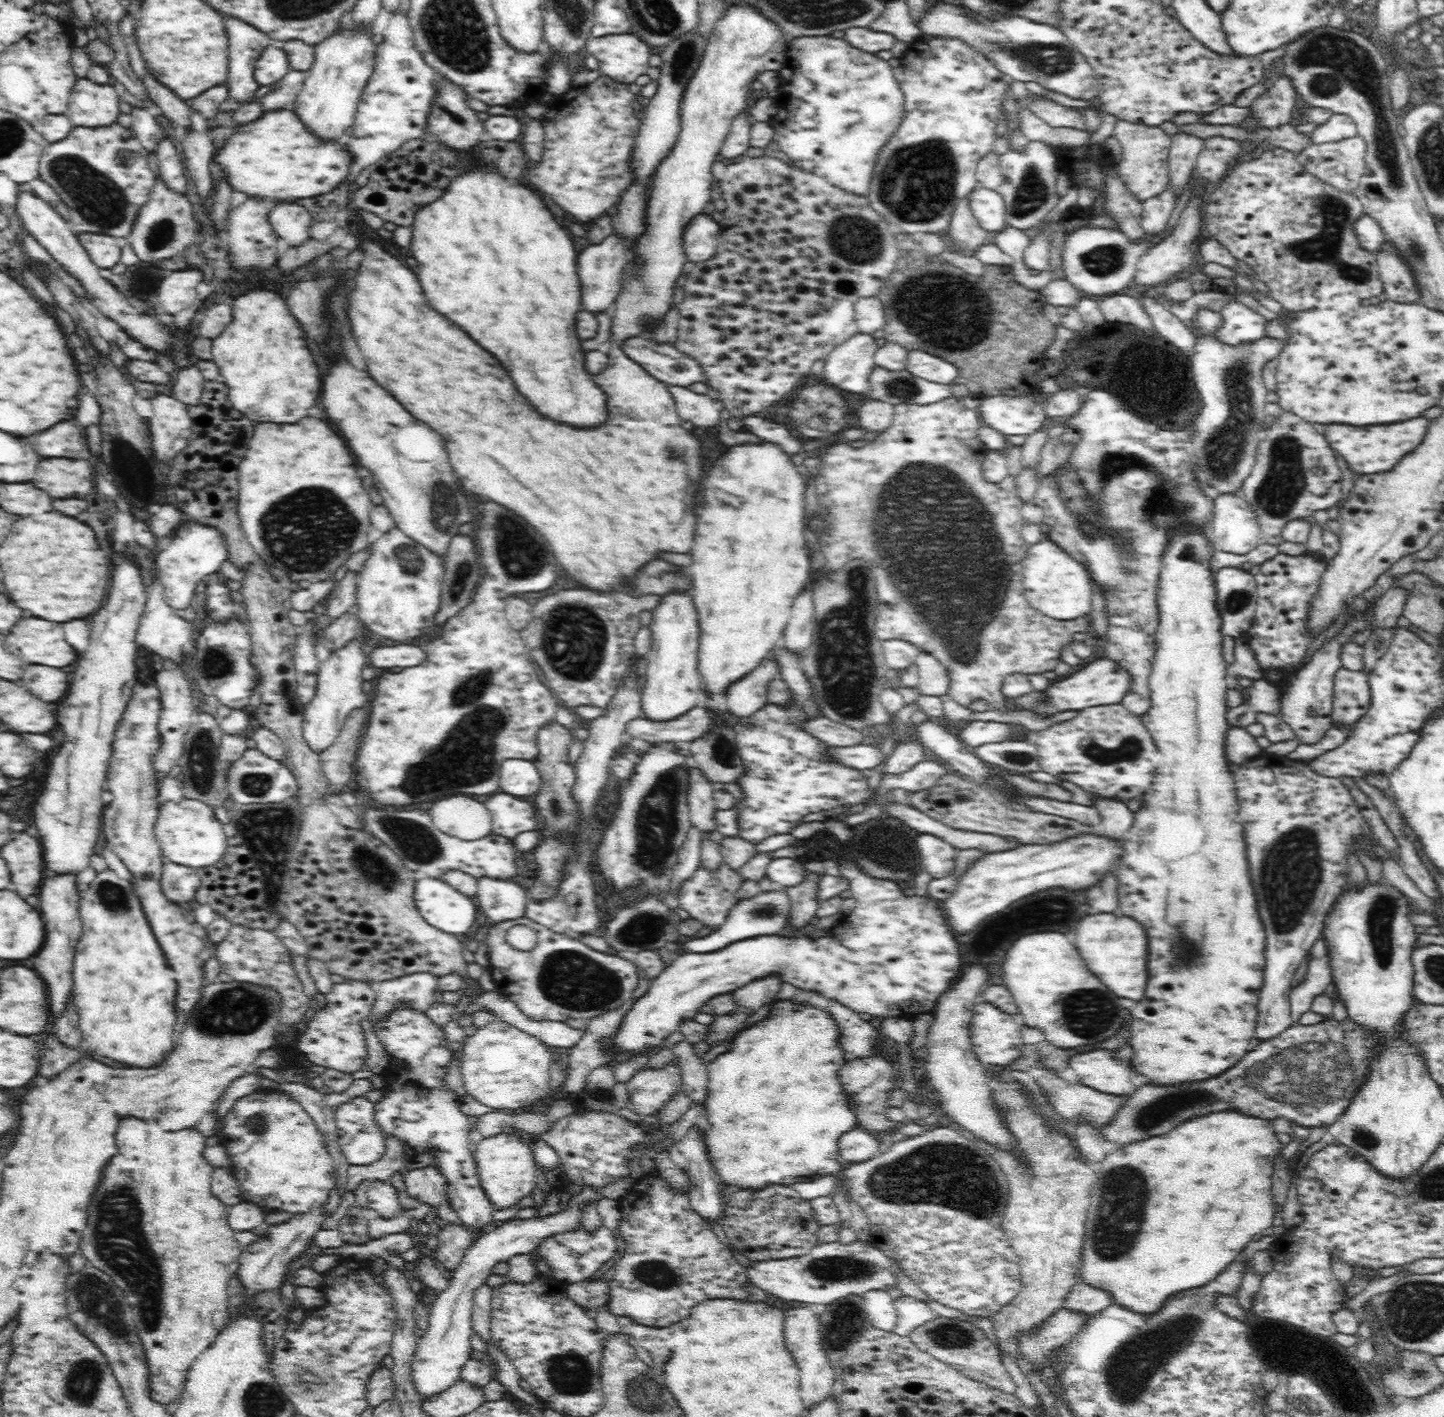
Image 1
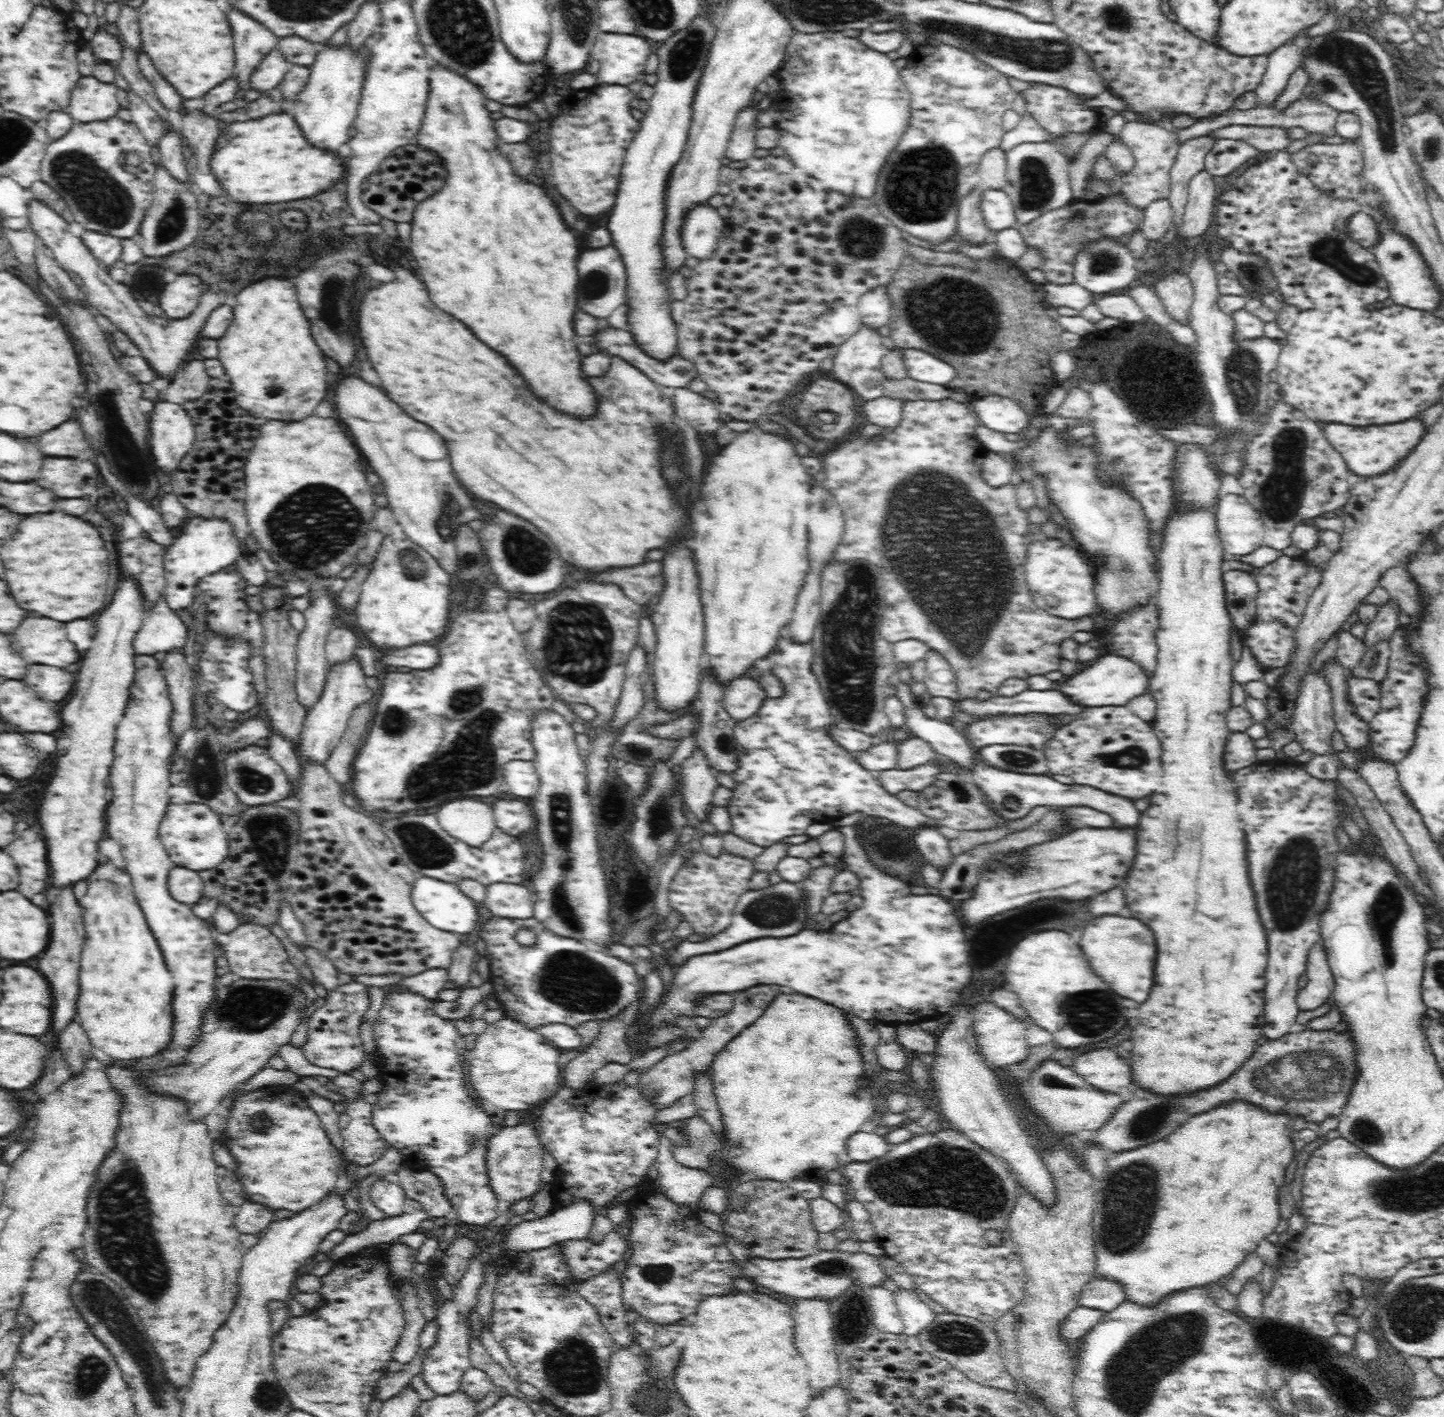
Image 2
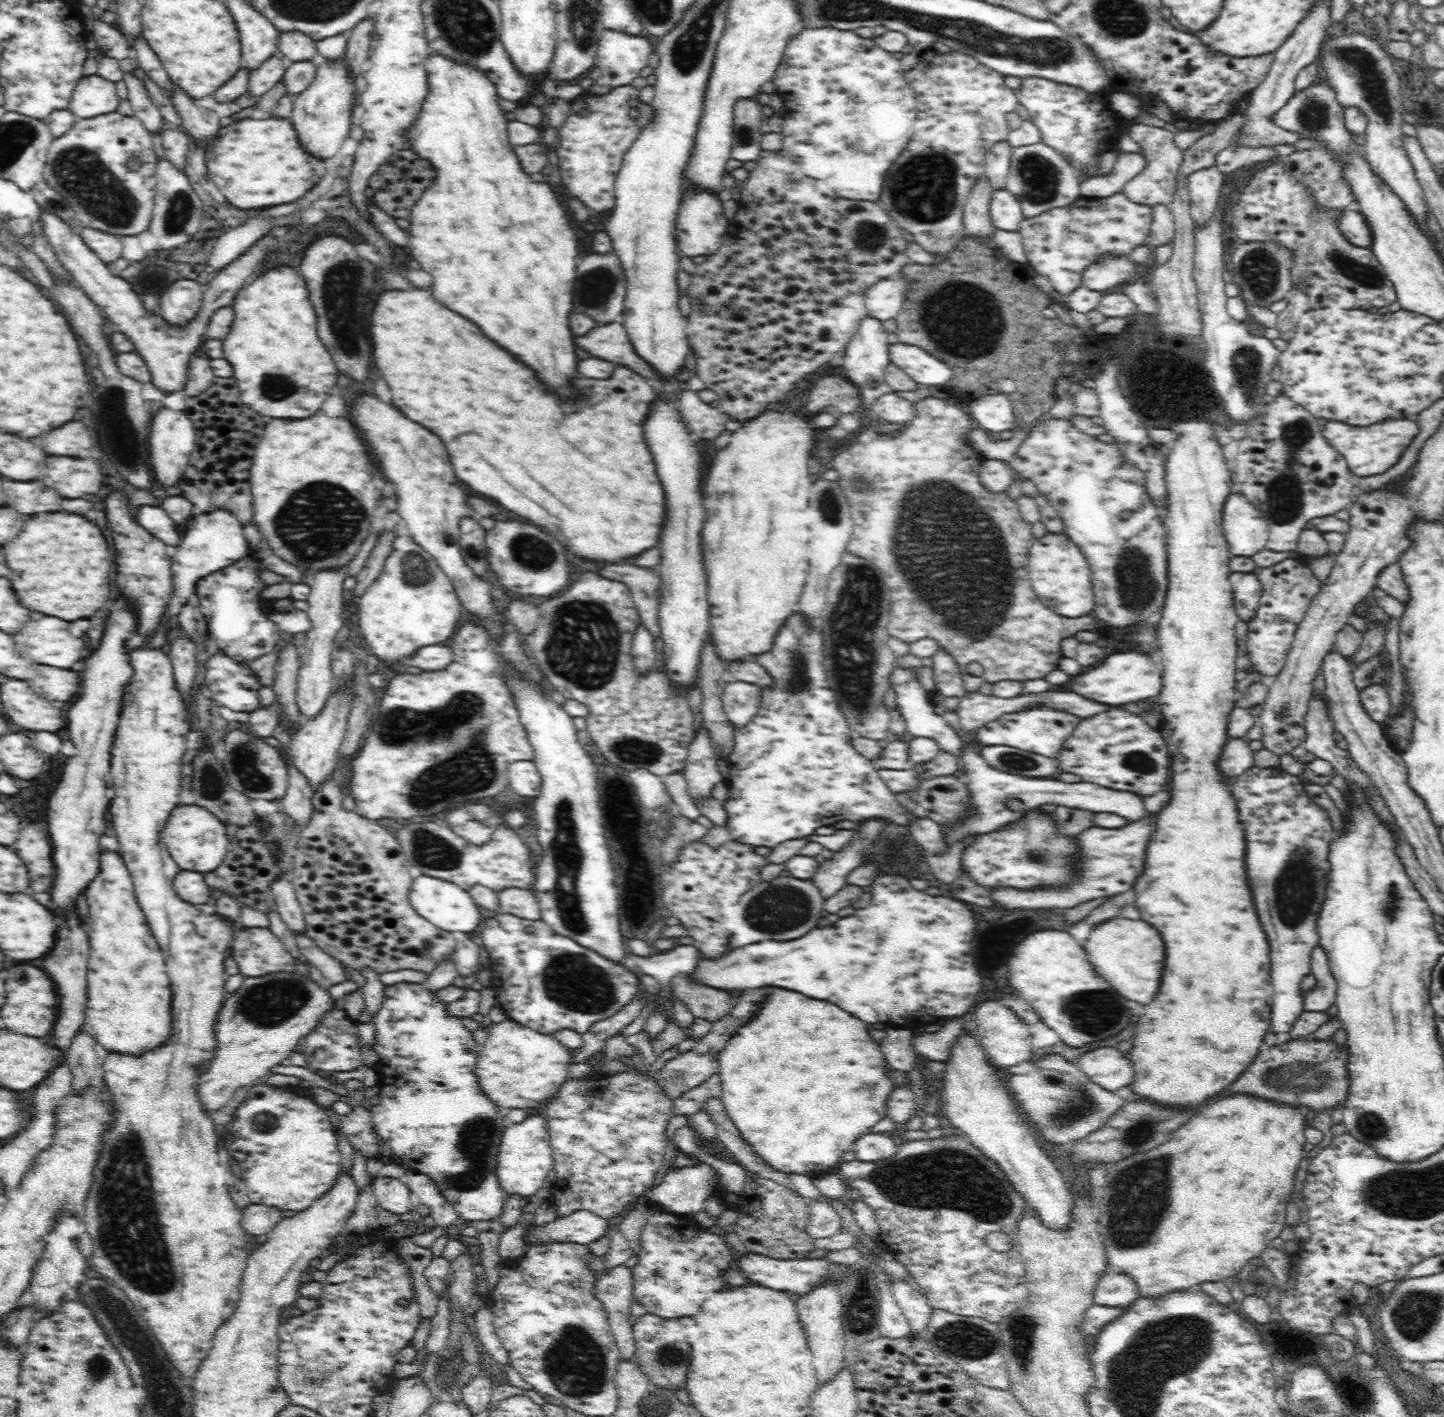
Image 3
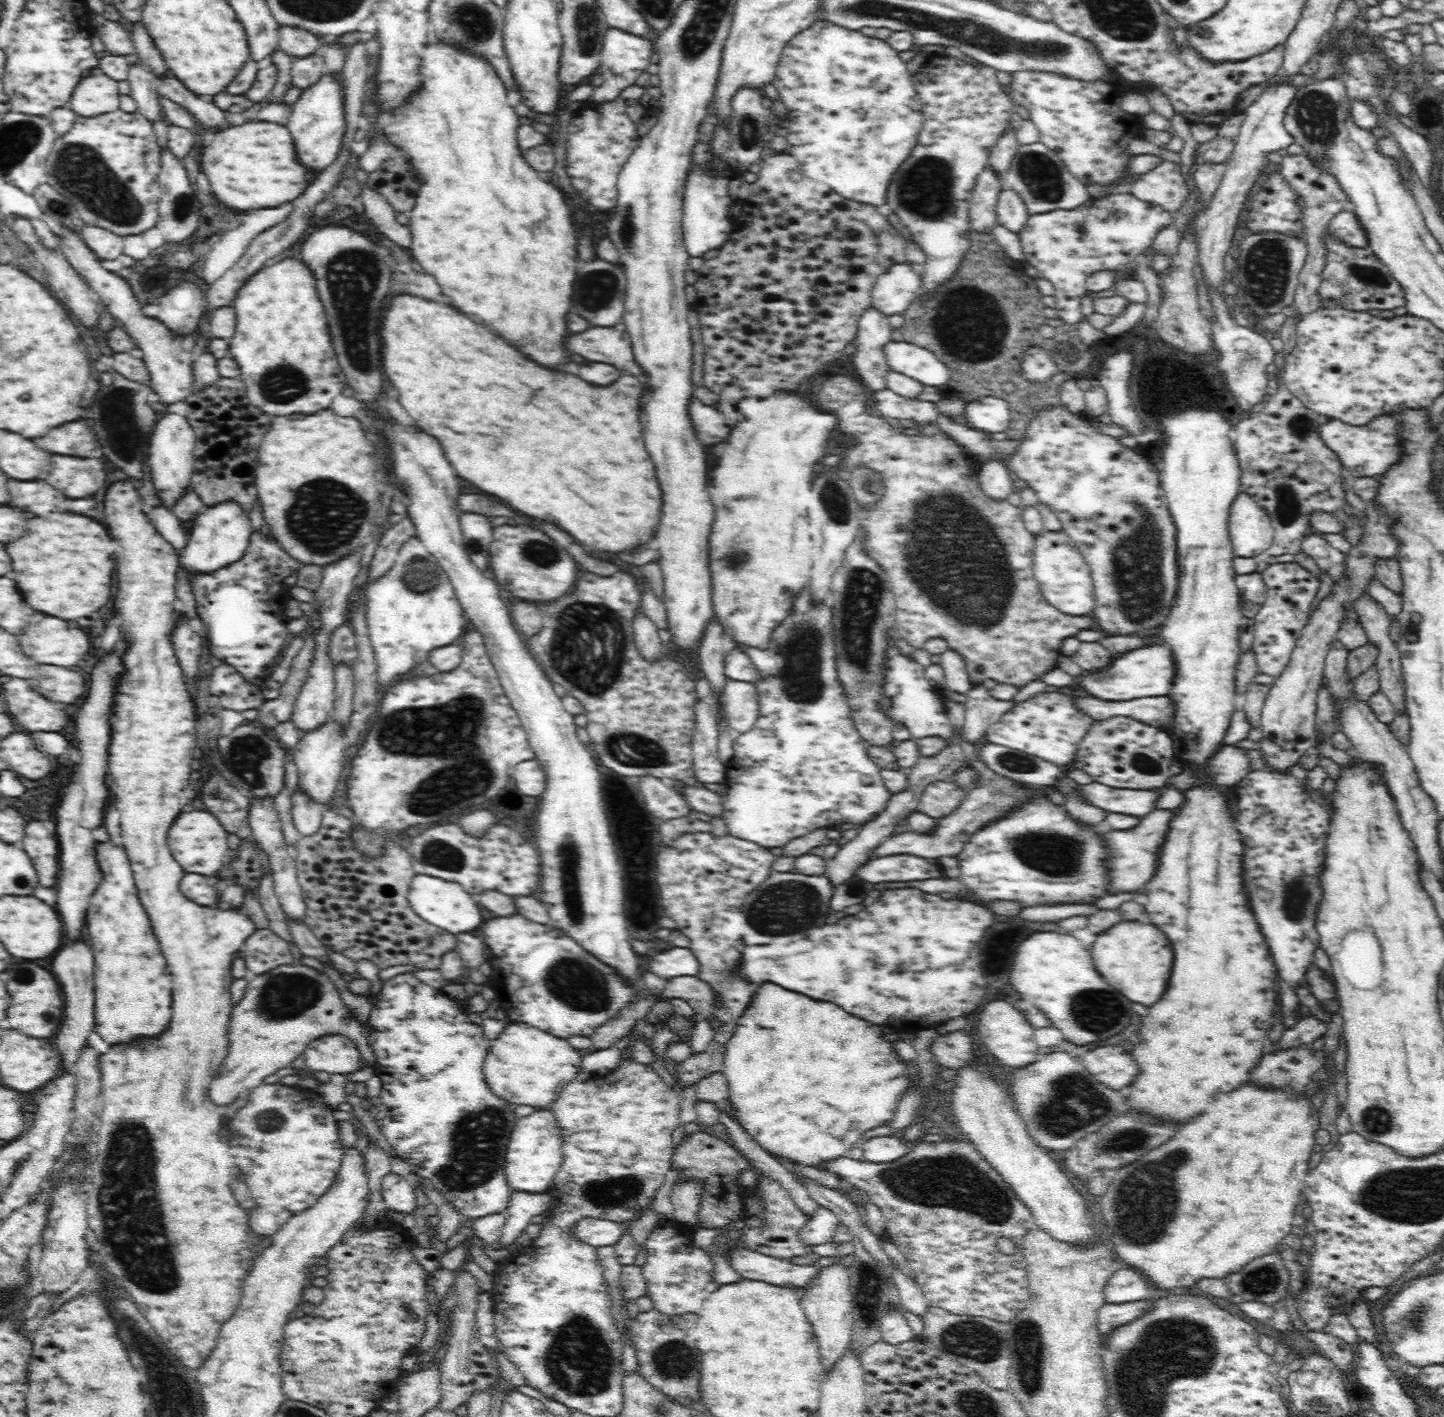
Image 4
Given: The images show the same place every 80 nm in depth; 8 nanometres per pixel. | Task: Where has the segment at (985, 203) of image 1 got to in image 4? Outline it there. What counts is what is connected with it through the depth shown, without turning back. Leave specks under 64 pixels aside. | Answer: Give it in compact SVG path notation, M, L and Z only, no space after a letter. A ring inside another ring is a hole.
M1002 190L995 204L997 222L1015 233L1020 233L1026 226L1030 214L1028 206L1014 190Z

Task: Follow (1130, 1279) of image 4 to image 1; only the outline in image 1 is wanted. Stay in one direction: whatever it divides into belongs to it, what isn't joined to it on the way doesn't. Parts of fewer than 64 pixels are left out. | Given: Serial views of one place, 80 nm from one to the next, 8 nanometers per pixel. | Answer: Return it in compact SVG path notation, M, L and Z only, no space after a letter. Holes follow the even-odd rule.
M1079 1282L1068 1293L1065 1307L1070 1310L1079 1310L1080 1312L1094 1315L1114 1303L1115 1300L1111 1292Z

